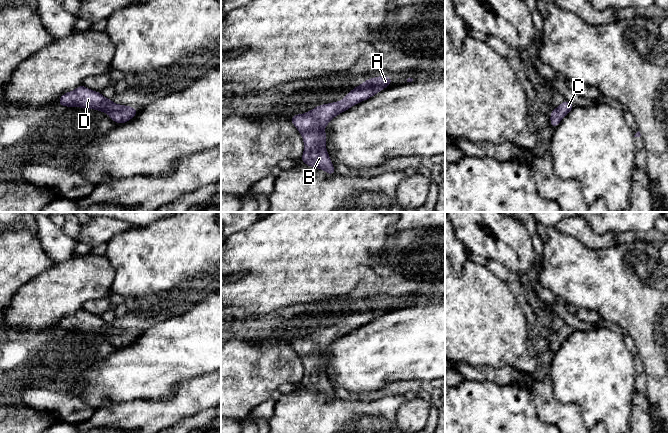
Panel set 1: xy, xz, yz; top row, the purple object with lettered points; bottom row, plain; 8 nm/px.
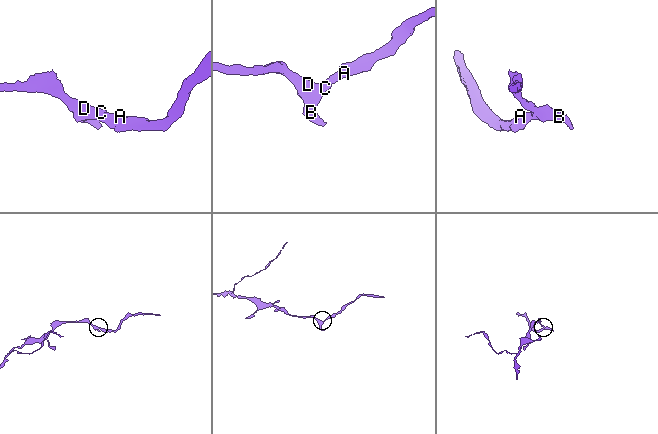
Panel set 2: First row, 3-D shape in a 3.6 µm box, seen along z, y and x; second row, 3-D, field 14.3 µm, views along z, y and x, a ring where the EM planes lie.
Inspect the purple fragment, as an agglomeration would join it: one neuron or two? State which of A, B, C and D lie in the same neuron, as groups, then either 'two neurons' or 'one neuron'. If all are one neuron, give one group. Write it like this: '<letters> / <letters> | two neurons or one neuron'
A B C D | one neuron

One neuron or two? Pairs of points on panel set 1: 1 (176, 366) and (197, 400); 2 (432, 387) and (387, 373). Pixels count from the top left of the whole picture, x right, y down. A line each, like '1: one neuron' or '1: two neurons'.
1: two neurons
2: two neurons

